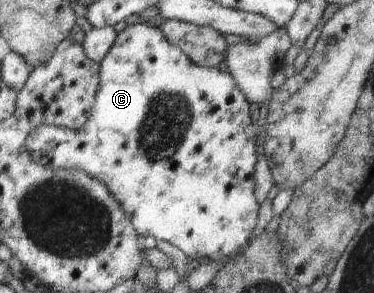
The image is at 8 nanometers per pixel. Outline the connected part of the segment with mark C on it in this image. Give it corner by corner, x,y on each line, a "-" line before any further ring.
146,22
130,24
122,30
117,37
114,47
104,57
101,64
101,80
99,94
96,96
90,121
80,131
72,131
66,127
56,125
42,125
36,131
32,131
28,137
28,151
32,153
32,159
36,163
42,163
44,167
56,167
56,169
68,169
68,171
84,171
92,175
94,179
100,179
100,183
106,183
112,195
123,204
124,211
131,217
132,223
139,234
147,238
154,236
158,241
166,241
180,249
188,261
208,259
212,263
222,261
224,257
234,255
240,247
245,247
250,235
256,227
256,216
259,205
254,199
253,175
255,171
256,156
254,153
255,130
250,122
249,103
244,99
242,92
236,87
232,76
218,68
202,67
197,65
184,55
179,47
167,42
163,31

